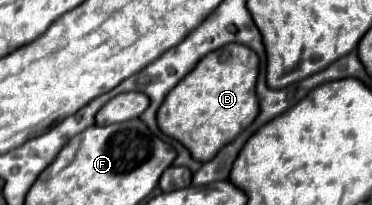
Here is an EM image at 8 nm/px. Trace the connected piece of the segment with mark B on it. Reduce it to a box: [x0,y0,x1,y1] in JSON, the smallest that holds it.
[157,44,259,162]

